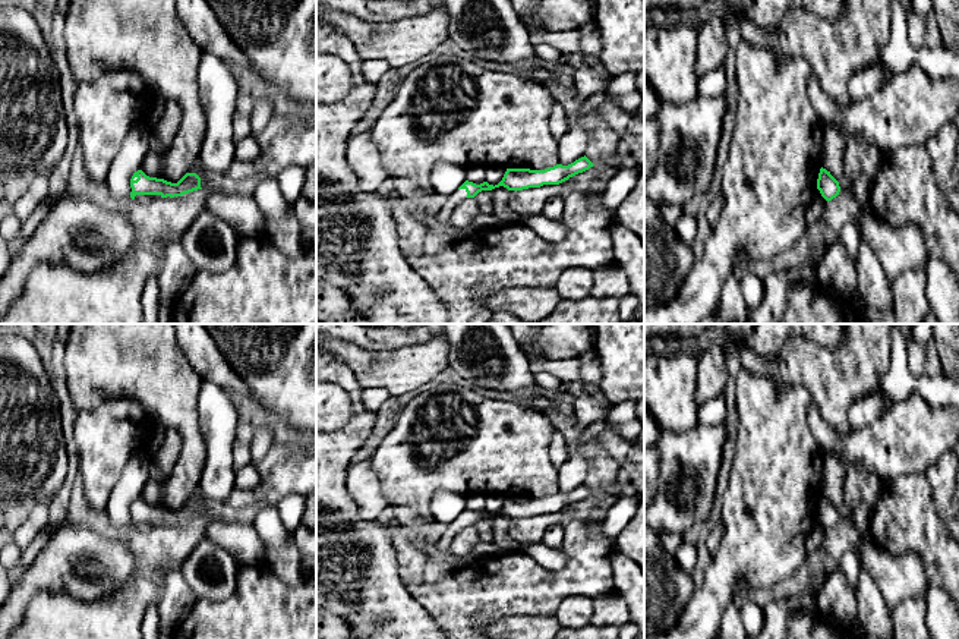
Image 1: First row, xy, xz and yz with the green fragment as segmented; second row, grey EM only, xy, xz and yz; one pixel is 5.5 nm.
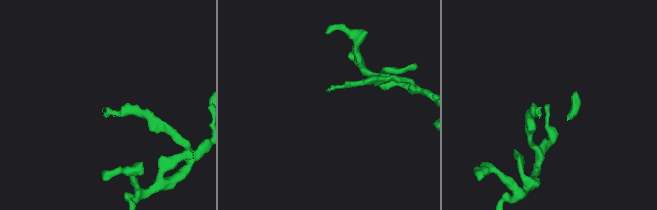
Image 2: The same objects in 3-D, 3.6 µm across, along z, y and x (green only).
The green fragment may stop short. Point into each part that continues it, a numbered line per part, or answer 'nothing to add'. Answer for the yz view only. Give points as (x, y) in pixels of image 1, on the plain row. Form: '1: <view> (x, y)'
1: yz (833, 468)

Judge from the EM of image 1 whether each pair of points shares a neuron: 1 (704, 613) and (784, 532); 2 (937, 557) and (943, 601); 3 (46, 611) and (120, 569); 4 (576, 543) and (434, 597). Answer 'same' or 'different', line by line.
1: same
2: different
3: different
4: same

